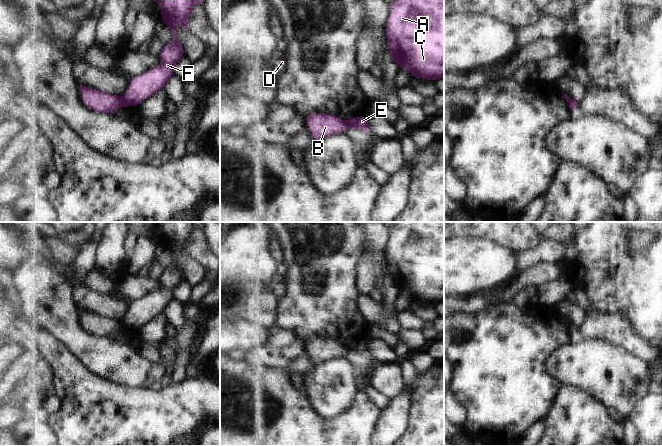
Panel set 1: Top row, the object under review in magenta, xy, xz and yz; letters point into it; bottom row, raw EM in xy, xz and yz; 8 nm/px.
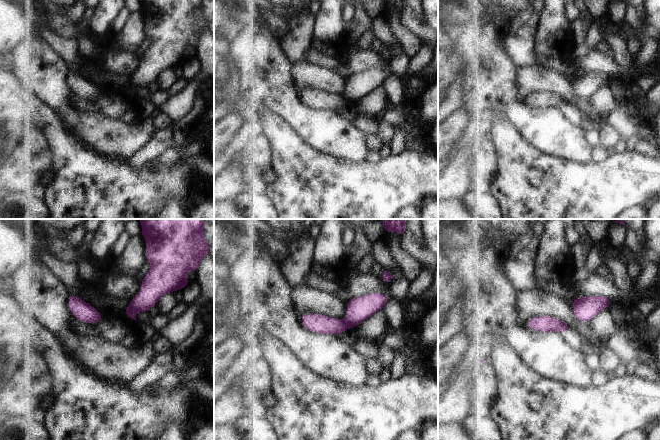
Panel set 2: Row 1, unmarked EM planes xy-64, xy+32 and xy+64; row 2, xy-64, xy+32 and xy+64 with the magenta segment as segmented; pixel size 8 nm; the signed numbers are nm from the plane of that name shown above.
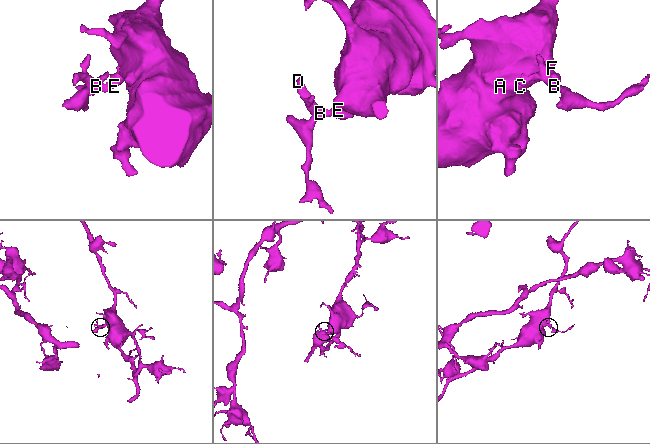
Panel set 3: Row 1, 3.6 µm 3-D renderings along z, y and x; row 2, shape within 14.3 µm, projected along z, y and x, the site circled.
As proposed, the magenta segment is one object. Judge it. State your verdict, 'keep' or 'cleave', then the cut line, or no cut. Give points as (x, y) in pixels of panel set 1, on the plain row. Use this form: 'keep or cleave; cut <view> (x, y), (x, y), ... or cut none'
cleave; cut xy (121, 321), (129, 329)

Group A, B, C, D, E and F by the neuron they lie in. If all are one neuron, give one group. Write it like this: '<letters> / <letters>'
A C E F / B D

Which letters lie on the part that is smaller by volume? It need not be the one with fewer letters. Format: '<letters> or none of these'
B, D

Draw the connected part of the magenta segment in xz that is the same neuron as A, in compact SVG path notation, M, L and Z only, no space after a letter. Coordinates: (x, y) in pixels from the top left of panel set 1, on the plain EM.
M397 222L391 227L386 263L392 285L399 292L407 292L412 302L434 306L444 302L444 222Z

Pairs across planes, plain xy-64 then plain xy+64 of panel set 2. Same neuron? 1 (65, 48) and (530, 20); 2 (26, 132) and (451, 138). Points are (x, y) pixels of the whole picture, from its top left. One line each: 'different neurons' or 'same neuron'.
1: different neurons
2: different neurons

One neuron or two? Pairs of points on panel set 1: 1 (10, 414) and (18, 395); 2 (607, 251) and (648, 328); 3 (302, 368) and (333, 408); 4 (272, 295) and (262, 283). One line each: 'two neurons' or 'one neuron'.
1: one neuron
2: one neuron
3: two neurons
4: two neurons

